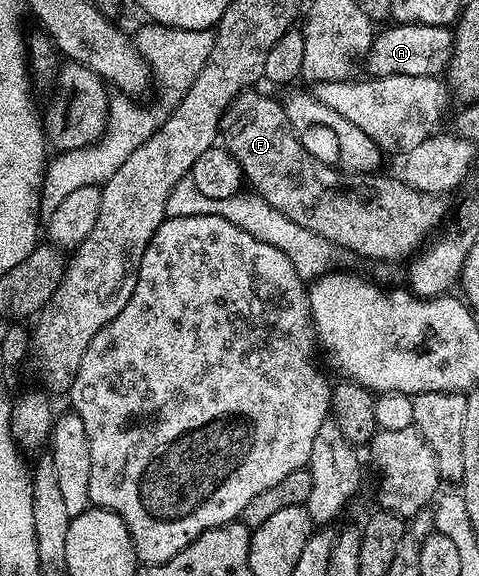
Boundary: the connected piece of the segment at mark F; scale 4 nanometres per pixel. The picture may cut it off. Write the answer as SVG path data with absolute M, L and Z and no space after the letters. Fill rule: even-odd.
M258 92L241 94L224 112L219 122L221 145L240 164L243 179L248 183L249 189L268 200L268 204L276 208L276 212L284 212L288 220L300 224L300 228L308 228L308 232L324 236L324 240L343 251L351 250L362 258L374 258L375 263L380 263L409 259L443 225L441 222L445 218L447 221L447 199L441 194L424 194L406 185L405 181L393 182L392 179L385 178L382 172L348 174L341 168L333 165L330 167L330 164L316 160L316 156L312 156L304 148L304 144L300 144L300 140L290 129L283 103L266 94L254 93Z

